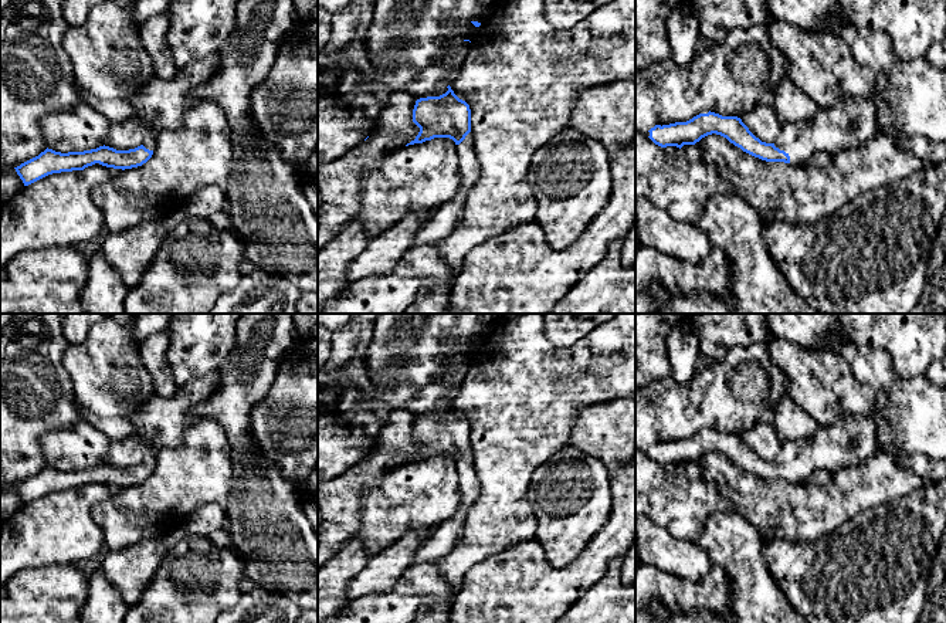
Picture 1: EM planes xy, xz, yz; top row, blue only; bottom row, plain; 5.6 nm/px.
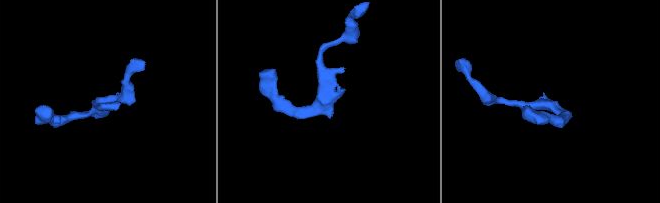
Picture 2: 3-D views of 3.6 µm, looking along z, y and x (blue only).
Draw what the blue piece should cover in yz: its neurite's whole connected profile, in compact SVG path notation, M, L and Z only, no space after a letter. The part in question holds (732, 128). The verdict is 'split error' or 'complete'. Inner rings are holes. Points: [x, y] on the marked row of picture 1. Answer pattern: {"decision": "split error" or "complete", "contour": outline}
{"decision": "split error", "contour": "M840 99L830 108L818 108L817 114L806 121L781 125L781 133L776 143L766 143L756 138L749 128L738 116L722 116L715 112L699 114L686 122L675 122L669 125L655 125L651 128L650 139L661 146L695 145L702 138L716 133L726 138L730 143L743 152L766 162L784 162L791 165L803 165L806 159L817 152L837 152L868 142L877 135L877 106L874 99Z"}

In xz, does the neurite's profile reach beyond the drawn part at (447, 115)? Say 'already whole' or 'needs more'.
needs more

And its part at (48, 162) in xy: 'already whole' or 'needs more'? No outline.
needs more

